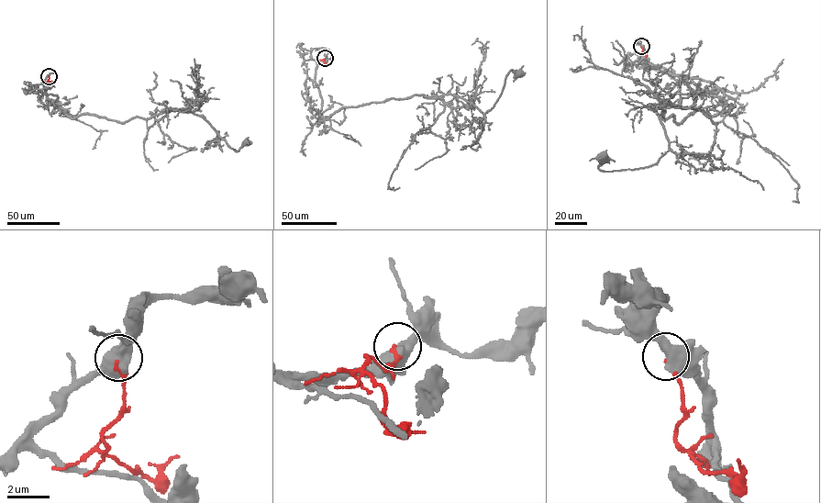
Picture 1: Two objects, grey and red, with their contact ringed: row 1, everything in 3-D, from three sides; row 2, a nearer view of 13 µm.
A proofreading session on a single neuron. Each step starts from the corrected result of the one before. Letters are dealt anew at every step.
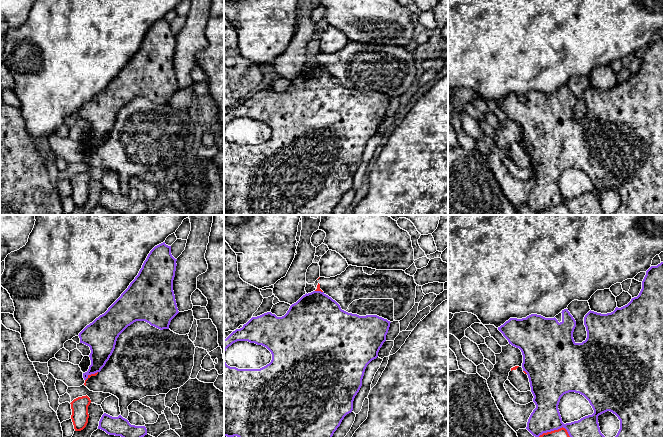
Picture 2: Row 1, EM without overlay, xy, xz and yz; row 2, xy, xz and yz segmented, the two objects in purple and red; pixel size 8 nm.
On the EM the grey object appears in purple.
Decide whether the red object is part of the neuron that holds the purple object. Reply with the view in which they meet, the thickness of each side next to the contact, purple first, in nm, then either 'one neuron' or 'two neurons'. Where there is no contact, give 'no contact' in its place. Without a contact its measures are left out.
meets purple in yz; 240 nm thick on the purple side, 150 nm on the other; two neurons

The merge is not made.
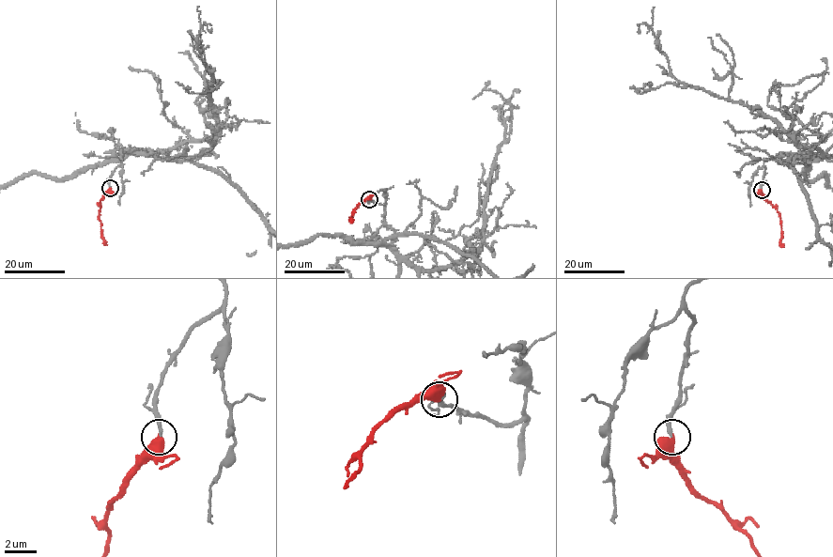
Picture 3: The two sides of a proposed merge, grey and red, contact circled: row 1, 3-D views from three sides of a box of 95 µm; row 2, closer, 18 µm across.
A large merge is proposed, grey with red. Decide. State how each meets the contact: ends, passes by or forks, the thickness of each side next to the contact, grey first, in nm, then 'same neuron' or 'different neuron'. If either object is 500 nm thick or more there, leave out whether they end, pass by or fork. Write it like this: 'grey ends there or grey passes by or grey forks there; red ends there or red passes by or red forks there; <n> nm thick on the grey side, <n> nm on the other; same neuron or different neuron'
200 nm thick on the grey side, 600 nm on the other; same neuron

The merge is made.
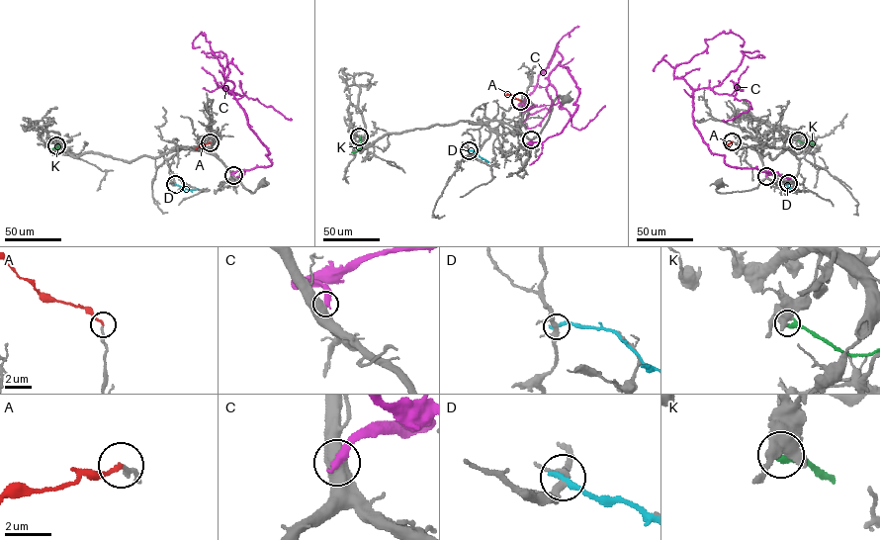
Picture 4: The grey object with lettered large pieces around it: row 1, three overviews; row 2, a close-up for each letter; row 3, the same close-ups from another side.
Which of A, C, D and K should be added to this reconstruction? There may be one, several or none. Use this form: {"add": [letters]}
{"add": ["A"]}

